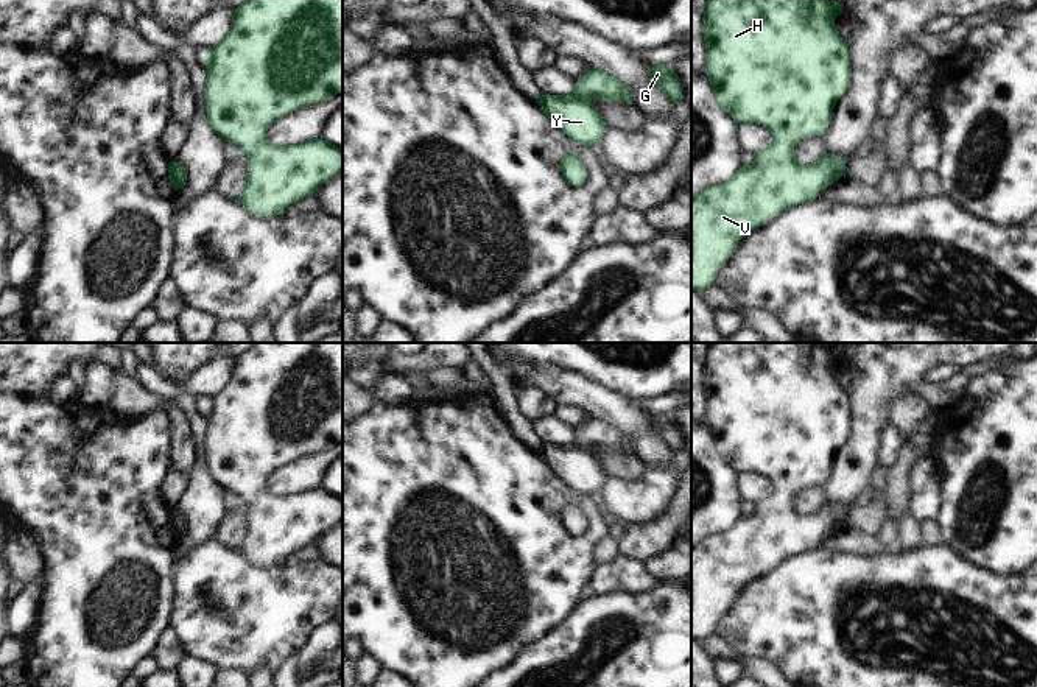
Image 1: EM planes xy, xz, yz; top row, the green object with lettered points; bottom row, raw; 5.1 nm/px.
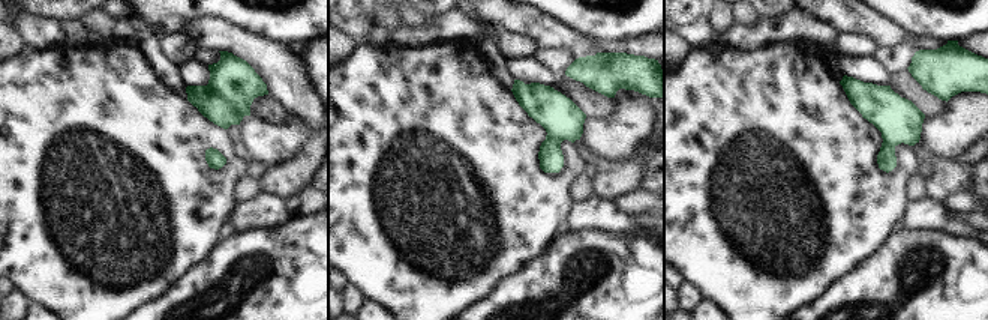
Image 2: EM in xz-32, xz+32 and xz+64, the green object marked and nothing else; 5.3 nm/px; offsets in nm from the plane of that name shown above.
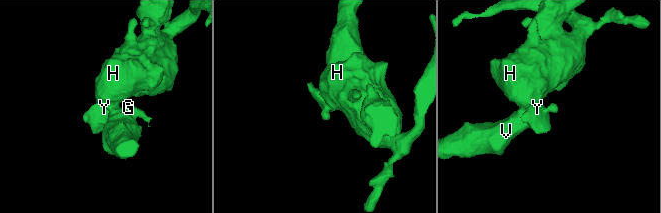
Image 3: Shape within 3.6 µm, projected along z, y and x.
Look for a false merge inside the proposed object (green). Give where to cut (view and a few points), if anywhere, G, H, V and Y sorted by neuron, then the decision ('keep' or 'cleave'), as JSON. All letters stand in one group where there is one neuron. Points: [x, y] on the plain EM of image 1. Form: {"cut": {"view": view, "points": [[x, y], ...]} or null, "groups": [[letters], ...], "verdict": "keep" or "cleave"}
{"cut": null, "groups": [["G", "H", "V", "Y"]], "verdict": "keep"}

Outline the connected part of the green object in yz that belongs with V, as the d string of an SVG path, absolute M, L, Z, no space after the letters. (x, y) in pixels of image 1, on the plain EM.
M708 343L702 365L702 386L705 389L705 422L716 453L735 472L757 472L765 475L772 492L755 502L755 509L740 517L719 534L712 534L691 545L691 639L704 640L715 632L718 618L729 609L740 589L771 570L774 565L807 550L845 523L845 509L825 499L814 513L802 513L794 495L813 484L824 484L833 458L849 438L852 411L849 391L835 374L842 363L842 352L828 349L824 343Z

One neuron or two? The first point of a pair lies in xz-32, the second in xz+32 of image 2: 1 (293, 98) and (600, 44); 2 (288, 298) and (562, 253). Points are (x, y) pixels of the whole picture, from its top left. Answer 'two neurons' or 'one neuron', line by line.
1: two neurons
2: one neuron

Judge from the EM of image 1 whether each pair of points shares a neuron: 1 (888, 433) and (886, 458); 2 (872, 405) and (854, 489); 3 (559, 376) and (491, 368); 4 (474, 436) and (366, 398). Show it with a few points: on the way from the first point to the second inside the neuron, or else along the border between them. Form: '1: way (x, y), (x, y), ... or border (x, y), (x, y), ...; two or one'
1: way (888, 440), (886, 452); one
2: way (866, 426), (860, 447), (860, 466), (857, 469); one
3: border (492, 359), (514, 379); two
4: border (376, 401), (358, 415); two

